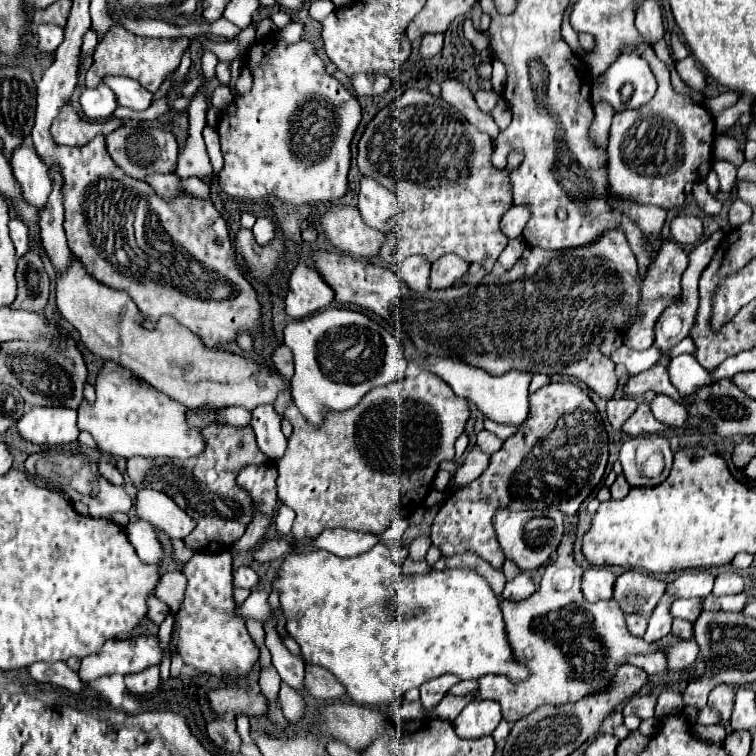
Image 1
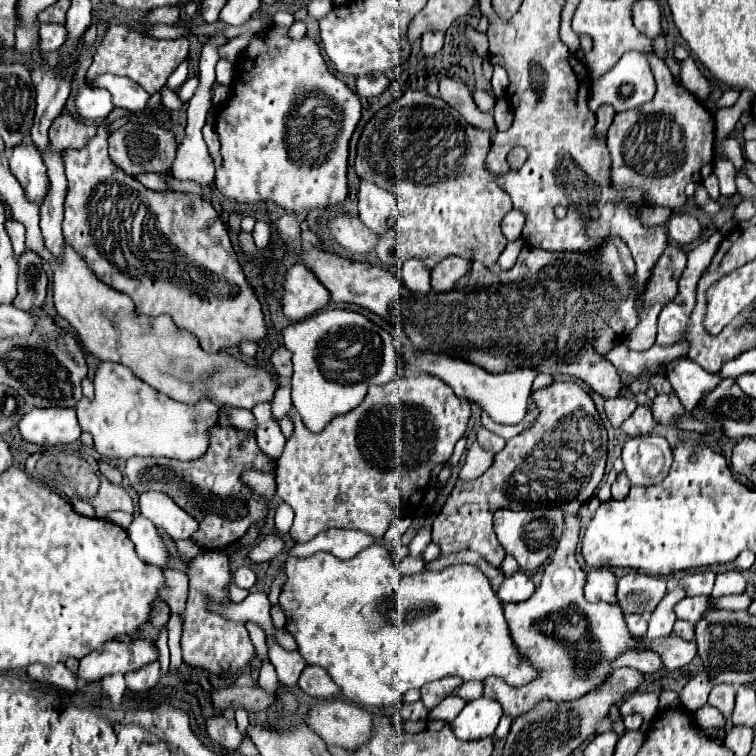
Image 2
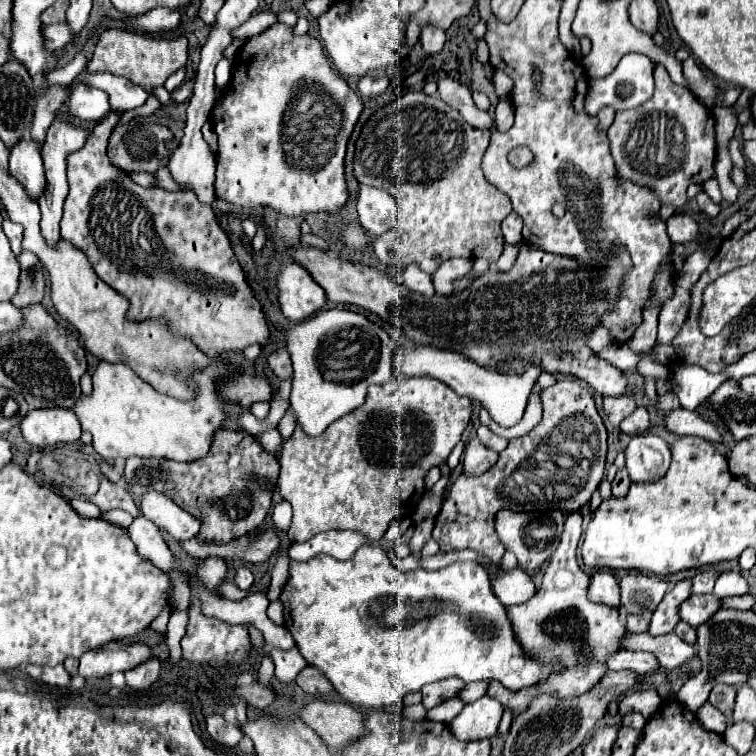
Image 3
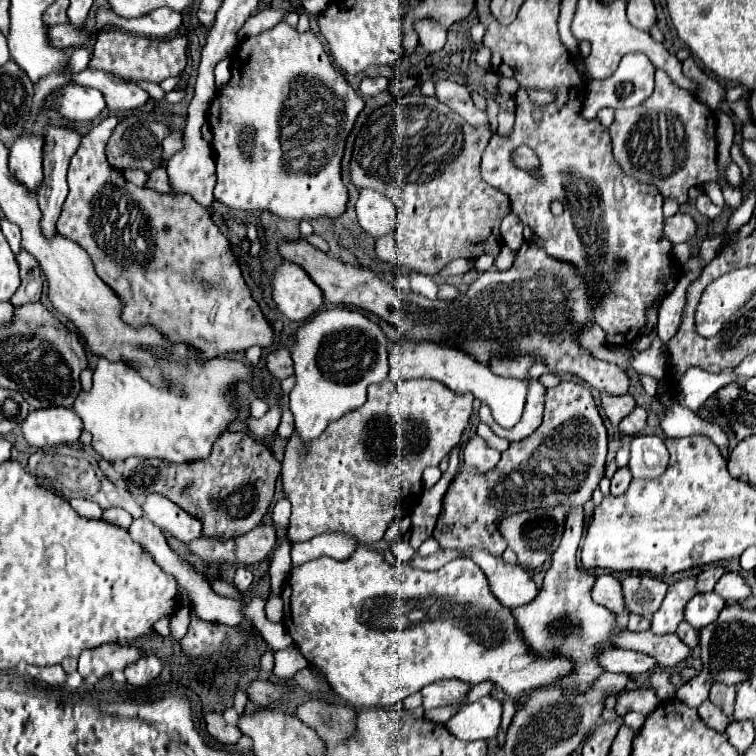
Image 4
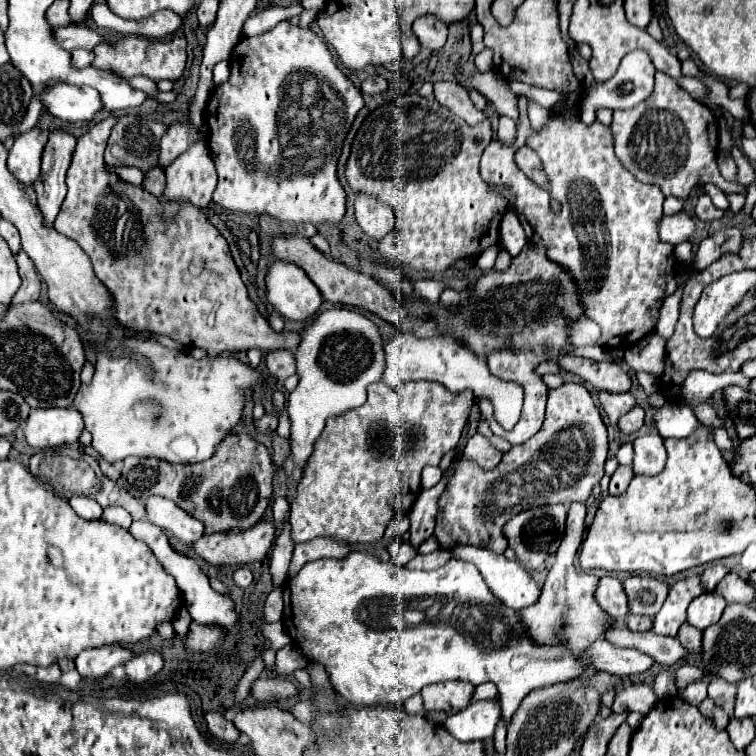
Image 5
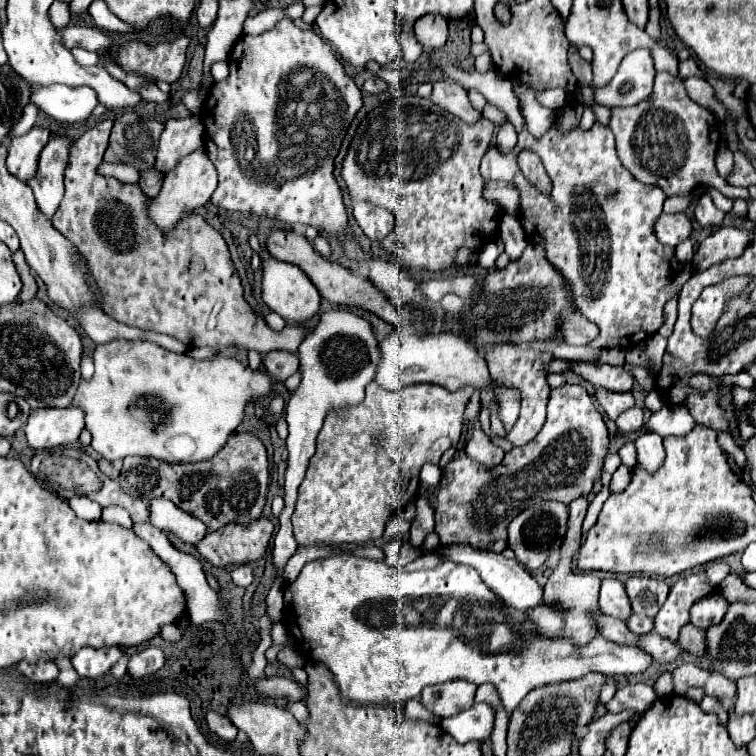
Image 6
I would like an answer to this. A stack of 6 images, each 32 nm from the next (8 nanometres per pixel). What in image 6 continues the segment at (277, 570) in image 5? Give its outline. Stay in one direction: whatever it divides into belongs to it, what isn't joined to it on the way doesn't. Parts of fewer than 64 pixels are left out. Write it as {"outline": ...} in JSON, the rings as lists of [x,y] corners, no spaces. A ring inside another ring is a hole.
{"outline":[[[330,310],[320,316],[316,328],[304,338],[304,342],[298,348],[298,358],[300,358],[302,382],[286,404],[286,422],[290,430],[286,438],[286,448],[288,448],[288,466],[284,472],[286,494],[284,494],[284,510],[278,516],[280,528],[278,534],[274,536],[274,550],[272,550],[274,568],[278,570],[278,574],[282,574],[288,558],[298,548],[292,536],[290,516],[294,512],[294,504],[298,496],[296,490],[304,480],[308,460],[314,456],[314,442],[322,428],[322,422],[328,410],[336,410],[340,406],[354,406],[364,400],[364,388],[374,376],[376,364],[380,360],[380,352],[372,326],[364,318],[344,310]]]}

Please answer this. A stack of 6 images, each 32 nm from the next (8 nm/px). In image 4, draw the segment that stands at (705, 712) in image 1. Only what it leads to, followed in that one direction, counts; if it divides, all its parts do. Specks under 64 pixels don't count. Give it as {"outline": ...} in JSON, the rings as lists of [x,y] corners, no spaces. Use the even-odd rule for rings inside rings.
{"outline":[[[704,700],[704,702],[700,704],[698,714],[702,716],[702,720],[706,720],[706,724],[708,724],[710,728],[716,728],[718,732],[724,732],[726,726],[728,726],[726,714],[724,714],[718,706],[714,706],[710,700]]]}

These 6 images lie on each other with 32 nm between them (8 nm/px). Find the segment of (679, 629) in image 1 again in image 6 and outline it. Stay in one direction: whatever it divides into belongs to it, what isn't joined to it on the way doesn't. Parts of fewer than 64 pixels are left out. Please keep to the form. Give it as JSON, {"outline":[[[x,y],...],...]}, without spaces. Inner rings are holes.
{"outline":[[[686,624],[680,632],[680,648],[684,648],[686,652],[694,654],[694,656],[706,656],[706,644],[704,644],[704,630]]]}

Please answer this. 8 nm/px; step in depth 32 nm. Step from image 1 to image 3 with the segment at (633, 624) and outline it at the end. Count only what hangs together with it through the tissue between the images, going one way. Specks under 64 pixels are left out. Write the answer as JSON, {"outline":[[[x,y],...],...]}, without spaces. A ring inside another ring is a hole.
{"outline":[[[630,614],[630,616],[628,616],[626,630],[628,630],[628,632],[636,632],[636,634],[640,634],[640,632],[646,632],[646,630],[648,630],[648,624],[650,624],[650,622],[648,622],[648,618]]]}

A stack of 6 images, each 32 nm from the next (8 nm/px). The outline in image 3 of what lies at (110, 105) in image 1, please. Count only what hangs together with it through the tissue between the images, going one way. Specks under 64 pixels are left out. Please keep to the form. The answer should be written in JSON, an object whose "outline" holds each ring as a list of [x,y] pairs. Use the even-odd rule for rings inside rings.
{"outline":[[[84,84],[68,86],[68,96],[64,100],[64,106],[70,118],[92,120],[92,122],[104,118],[110,112],[108,94]]]}

